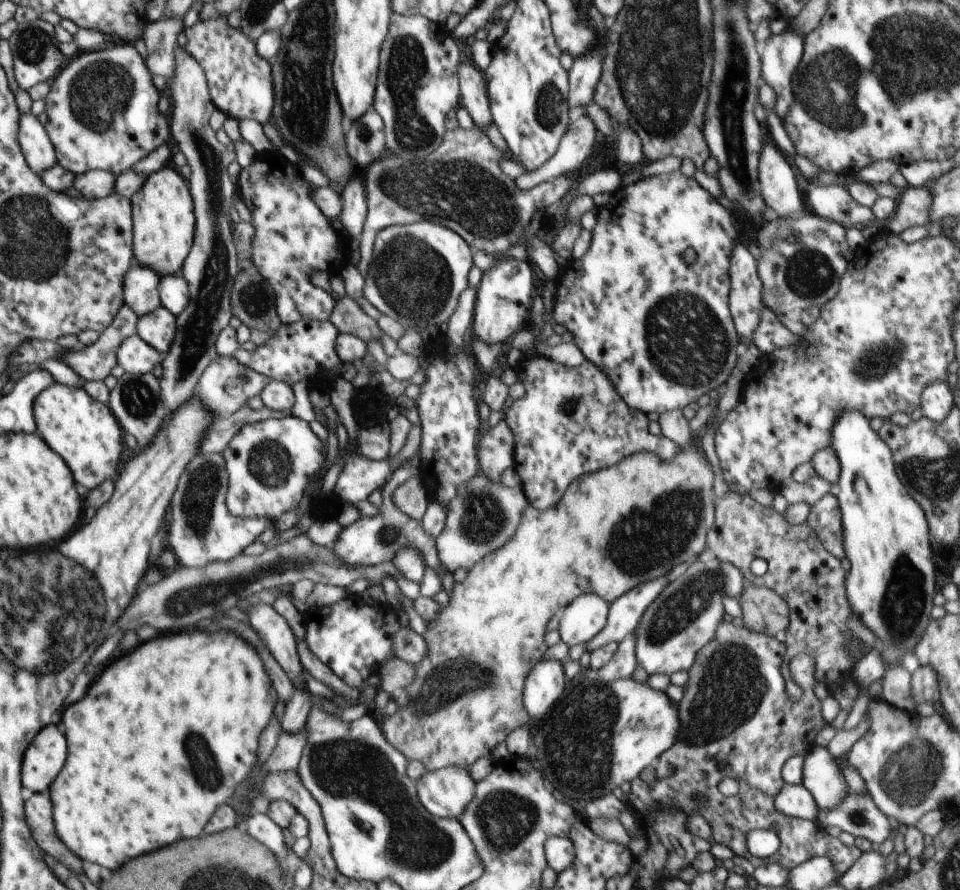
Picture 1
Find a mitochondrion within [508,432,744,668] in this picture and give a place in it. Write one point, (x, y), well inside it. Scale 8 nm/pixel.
(655, 535)

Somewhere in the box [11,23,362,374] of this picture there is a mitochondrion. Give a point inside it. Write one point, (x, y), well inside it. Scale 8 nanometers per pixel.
(95, 99)

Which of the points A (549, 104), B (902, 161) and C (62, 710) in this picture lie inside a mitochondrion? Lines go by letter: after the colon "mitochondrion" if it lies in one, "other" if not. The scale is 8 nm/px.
A: mitochondrion
B: other
C: other

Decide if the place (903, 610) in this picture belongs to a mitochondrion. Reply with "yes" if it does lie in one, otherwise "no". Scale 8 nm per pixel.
yes

